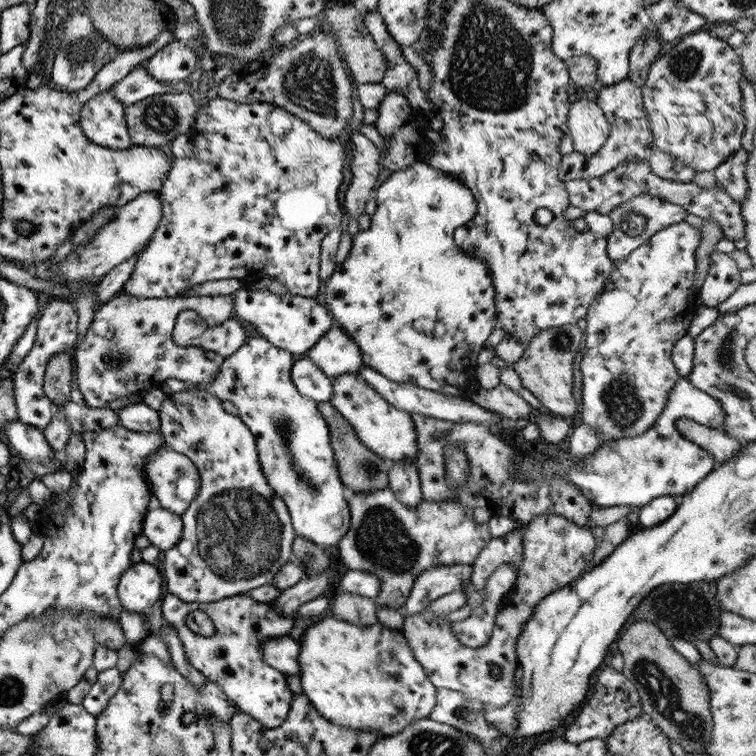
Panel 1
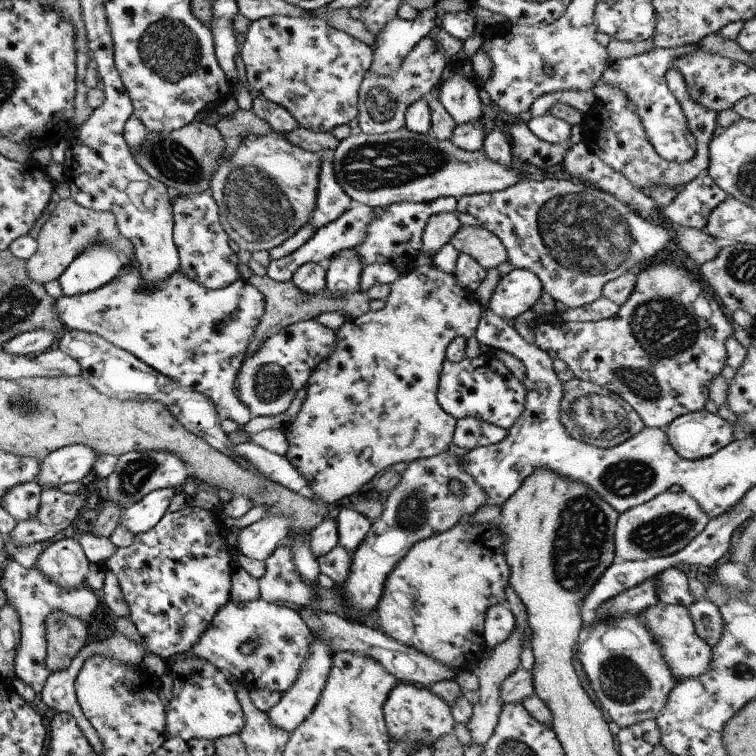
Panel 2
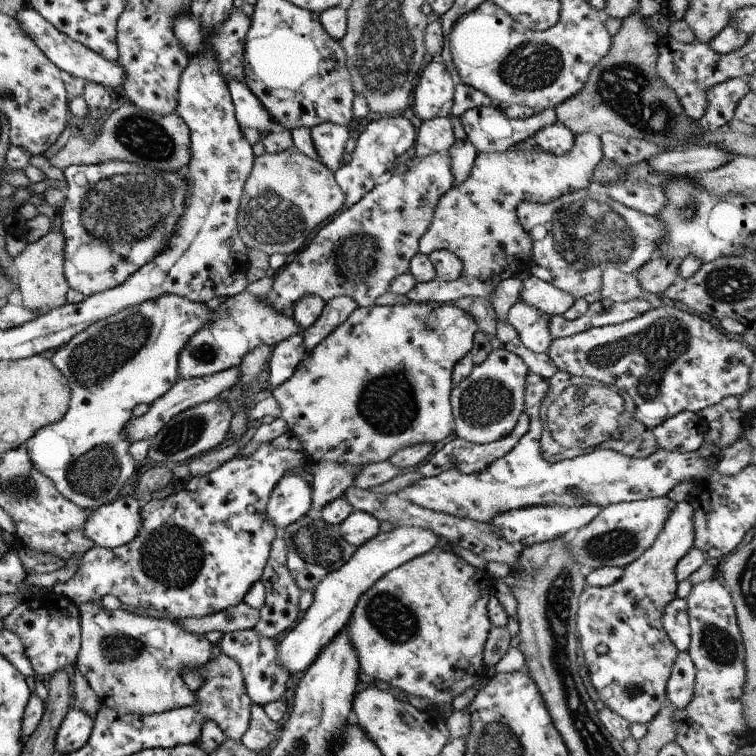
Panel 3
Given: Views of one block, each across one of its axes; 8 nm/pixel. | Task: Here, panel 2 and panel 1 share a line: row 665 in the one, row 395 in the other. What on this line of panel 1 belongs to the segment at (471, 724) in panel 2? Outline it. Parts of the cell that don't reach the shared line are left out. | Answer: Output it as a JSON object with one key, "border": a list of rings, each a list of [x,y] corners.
{"border":[[[501,383],[489,390],[480,389],[471,400],[481,408],[494,411],[499,416],[518,423],[531,414],[531,406],[515,391]]]}

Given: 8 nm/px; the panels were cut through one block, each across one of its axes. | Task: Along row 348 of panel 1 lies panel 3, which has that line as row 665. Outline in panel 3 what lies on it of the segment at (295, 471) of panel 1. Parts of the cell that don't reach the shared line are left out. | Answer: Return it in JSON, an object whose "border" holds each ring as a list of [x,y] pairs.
{"border":[[[253,629],[221,634],[221,638],[216,644],[221,651],[220,654],[233,658],[235,664],[239,666],[243,684],[245,684],[245,692],[252,704],[263,706],[283,697],[284,684],[289,676],[287,670],[277,664],[277,644],[278,642],[271,638],[259,636]]]}

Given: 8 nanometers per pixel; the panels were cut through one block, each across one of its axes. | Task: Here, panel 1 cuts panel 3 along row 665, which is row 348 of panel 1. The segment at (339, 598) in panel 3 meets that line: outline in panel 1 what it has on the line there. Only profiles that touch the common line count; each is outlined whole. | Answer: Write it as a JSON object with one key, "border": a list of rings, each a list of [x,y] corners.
{"border":[[[241,288],[231,296],[234,301],[233,309],[236,320],[245,321],[247,325],[255,327],[259,336],[268,340],[272,346],[285,350],[291,355],[306,355],[317,340],[333,327],[332,319],[329,318],[330,314],[321,305],[318,297],[304,298],[286,293],[275,295]]]}

